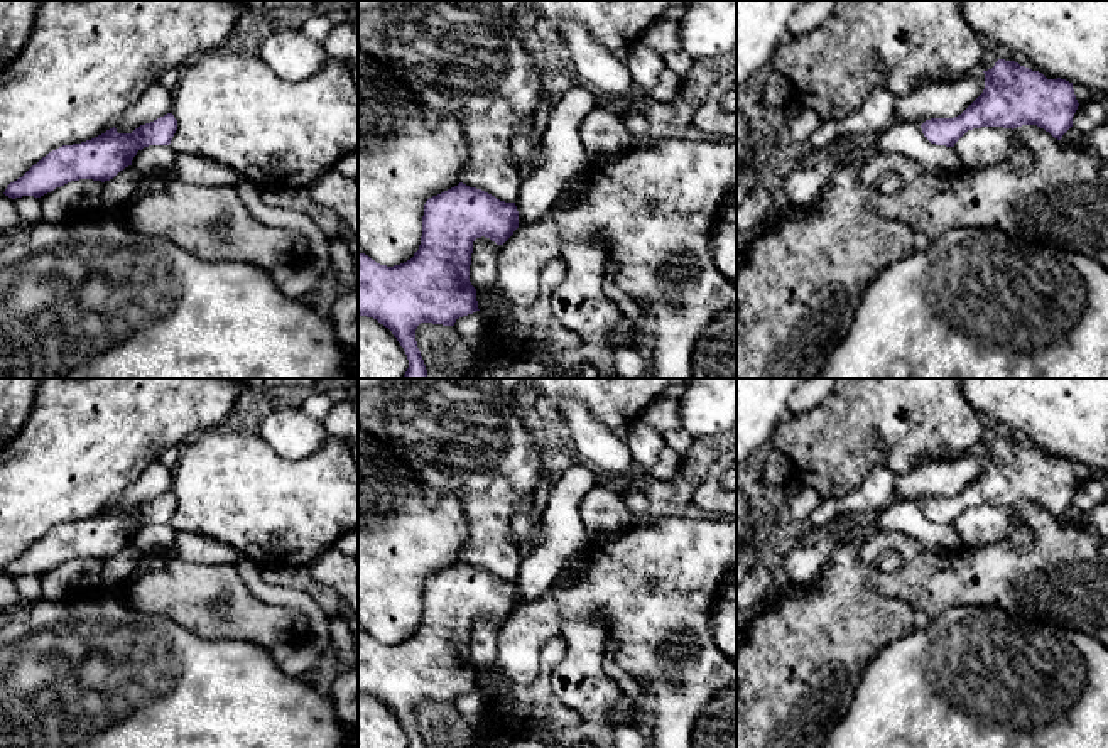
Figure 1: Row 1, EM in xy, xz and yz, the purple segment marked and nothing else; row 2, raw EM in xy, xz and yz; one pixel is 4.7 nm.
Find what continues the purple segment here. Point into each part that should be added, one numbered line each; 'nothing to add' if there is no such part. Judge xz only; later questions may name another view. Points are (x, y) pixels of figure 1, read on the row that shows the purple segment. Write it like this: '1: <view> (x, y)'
nothing to add

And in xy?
nothing to add

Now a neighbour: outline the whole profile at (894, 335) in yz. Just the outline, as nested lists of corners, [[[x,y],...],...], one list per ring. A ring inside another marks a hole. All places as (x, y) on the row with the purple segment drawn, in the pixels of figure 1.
[[[951,228],[926,252],[914,250],[872,280],[846,338],[811,378],[1108,378],[1108,268],[1078,252],[1013,240],[997,228]]]

